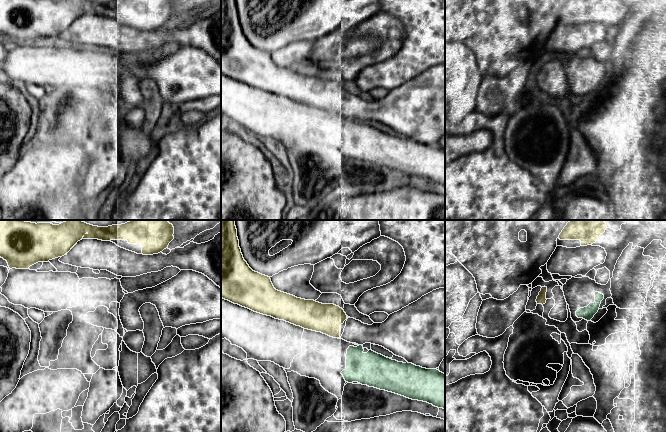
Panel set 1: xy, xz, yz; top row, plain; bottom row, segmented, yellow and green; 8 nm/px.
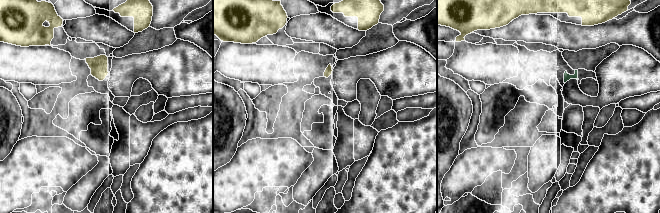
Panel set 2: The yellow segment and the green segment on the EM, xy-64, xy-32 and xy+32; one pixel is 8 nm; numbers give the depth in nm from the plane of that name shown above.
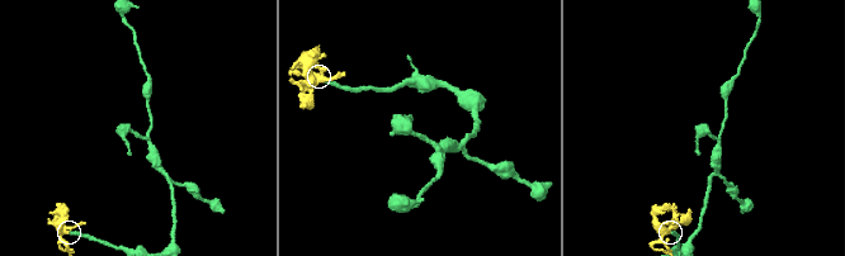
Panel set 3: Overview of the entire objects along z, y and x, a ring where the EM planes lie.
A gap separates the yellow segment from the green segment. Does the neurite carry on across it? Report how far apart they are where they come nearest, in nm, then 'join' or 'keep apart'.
gap 100 nm; keep apart

